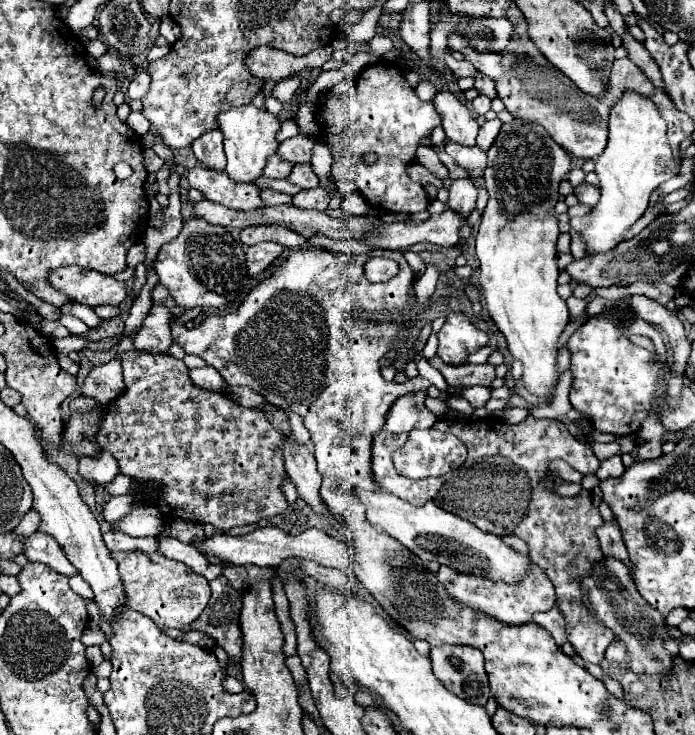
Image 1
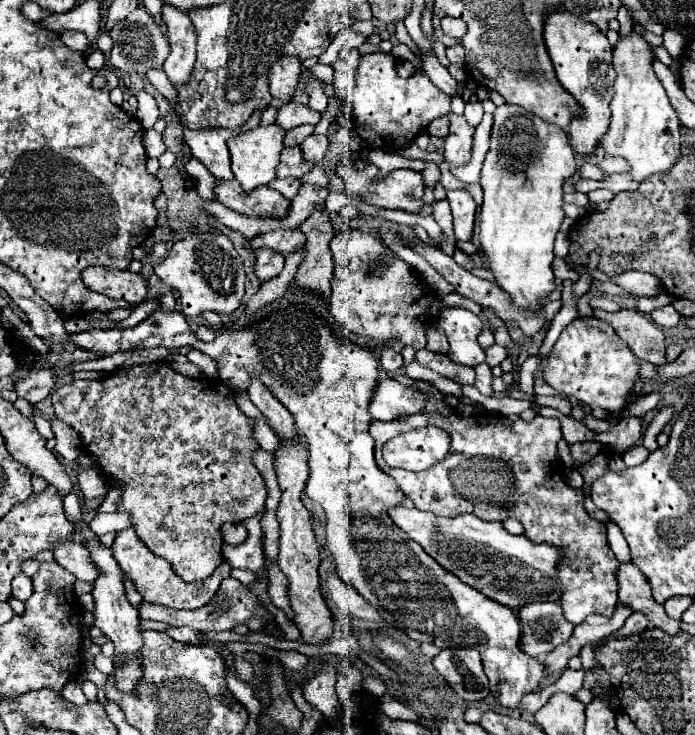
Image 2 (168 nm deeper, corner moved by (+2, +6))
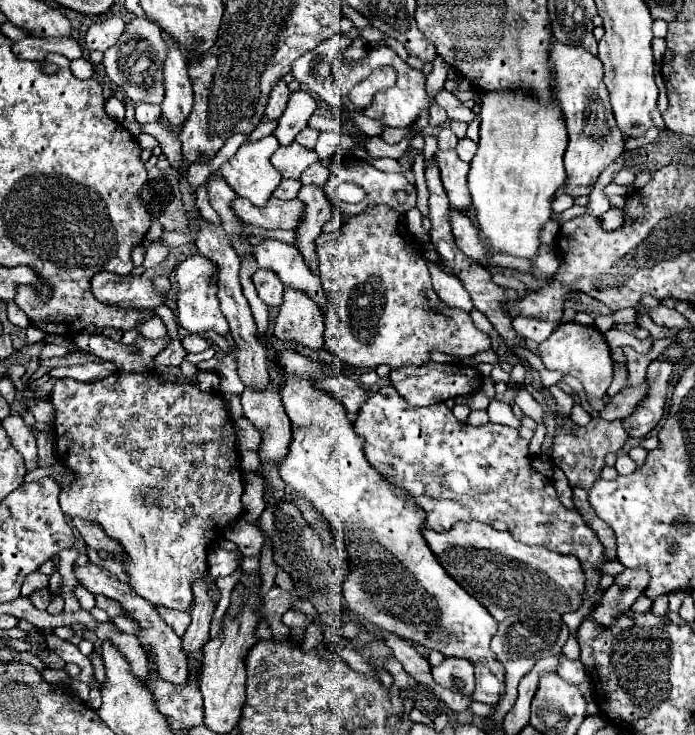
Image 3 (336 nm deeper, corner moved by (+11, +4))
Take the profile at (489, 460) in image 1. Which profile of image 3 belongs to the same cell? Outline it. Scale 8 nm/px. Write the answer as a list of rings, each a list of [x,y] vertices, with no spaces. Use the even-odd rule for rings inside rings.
[[[387,384],[377,394],[373,394],[365,402],[365,406],[359,408],[355,432],[363,436],[367,442],[365,454],[369,464],[375,466],[391,484],[397,484],[407,494],[411,494],[417,500],[417,504],[427,512],[427,528],[435,532],[447,532],[457,522],[491,524],[493,520],[501,520],[509,526],[509,532],[519,542],[525,542],[529,546],[547,546],[553,552],[577,556],[587,576],[583,600],[593,600],[595,604],[601,602],[601,574],[595,568],[605,562],[603,546],[597,540],[595,532],[585,524],[581,514],[569,512],[561,504],[553,482],[547,476],[537,474],[529,468],[529,442],[523,440],[515,428],[493,422],[477,428],[471,424],[461,424],[455,420],[453,412],[443,402],[413,408],[397,394],[397,390],[391,384]]]

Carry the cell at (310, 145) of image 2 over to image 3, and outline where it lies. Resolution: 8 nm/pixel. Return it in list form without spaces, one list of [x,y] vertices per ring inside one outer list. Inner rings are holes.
[[[305,128],[305,130],[301,130],[301,134],[297,134],[297,142],[301,144],[301,146],[305,146],[305,148],[315,148],[315,142],[317,142],[317,136],[319,136],[319,130],[315,130],[315,128]]]

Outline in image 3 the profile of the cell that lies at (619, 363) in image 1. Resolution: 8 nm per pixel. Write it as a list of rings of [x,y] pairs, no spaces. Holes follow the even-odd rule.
[[[565,322],[555,328],[555,332],[539,344],[539,356],[549,370],[575,376],[589,398],[603,398],[613,380],[613,360],[603,334],[595,326],[581,326],[575,322]]]

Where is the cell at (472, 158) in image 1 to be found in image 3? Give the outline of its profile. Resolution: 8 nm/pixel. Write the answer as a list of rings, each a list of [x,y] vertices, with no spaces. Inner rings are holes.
[[[433,104],[429,112],[431,112],[431,120],[429,120],[429,124],[431,124],[431,126],[441,126],[441,124],[445,124],[445,122],[447,122],[447,112],[445,112],[441,106]]]

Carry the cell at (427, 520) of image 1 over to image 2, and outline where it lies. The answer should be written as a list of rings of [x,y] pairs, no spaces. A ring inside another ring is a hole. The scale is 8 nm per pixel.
[[[398,504],[388,508],[388,516],[440,566],[444,566],[444,570],[484,596],[506,604],[508,608],[520,608],[526,602],[558,602],[558,550],[554,546],[530,544],[522,534],[508,534],[502,522],[484,522],[474,514],[436,516],[434,512],[422,512],[410,504]]]

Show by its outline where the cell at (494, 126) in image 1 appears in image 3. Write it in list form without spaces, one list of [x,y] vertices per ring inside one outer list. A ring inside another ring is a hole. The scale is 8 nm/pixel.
[[[461,138],[459,144],[457,144],[457,148],[455,148],[455,152],[457,152],[457,156],[459,156],[463,162],[471,162],[471,158],[473,158],[475,152],[477,152],[477,144],[471,142],[469,138]]]

